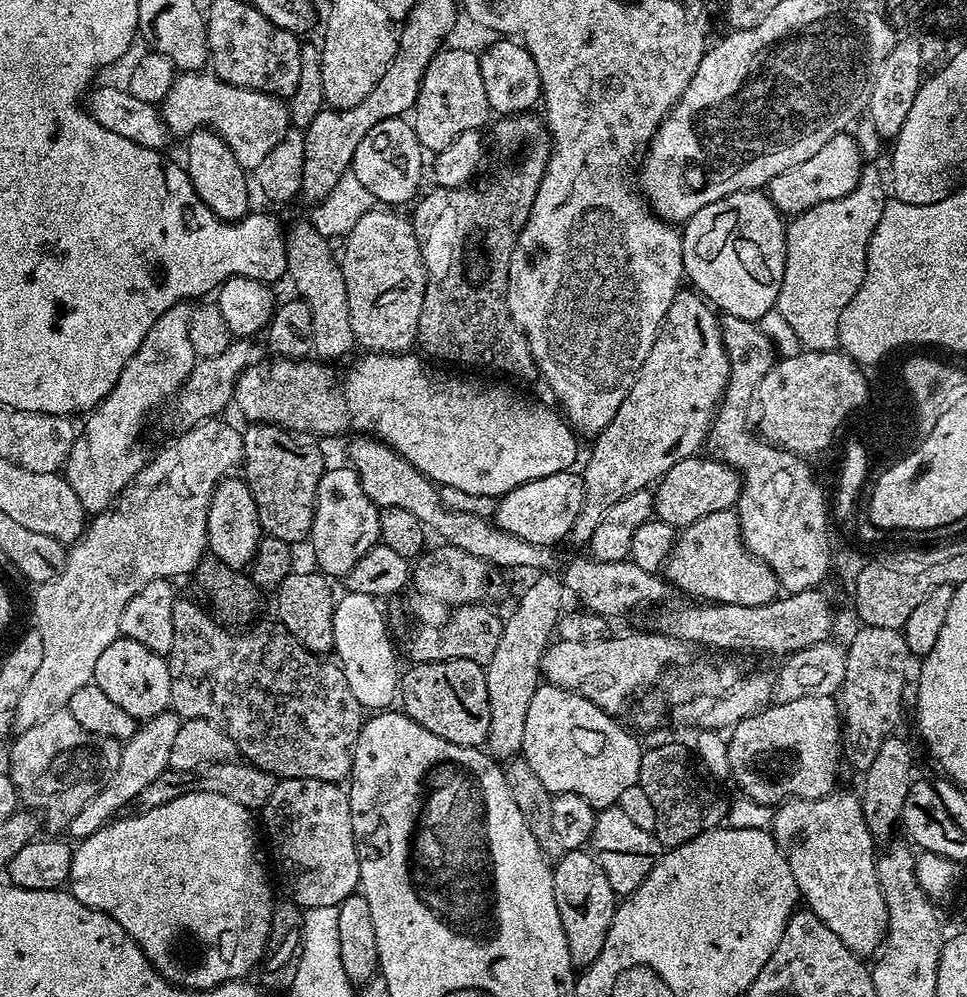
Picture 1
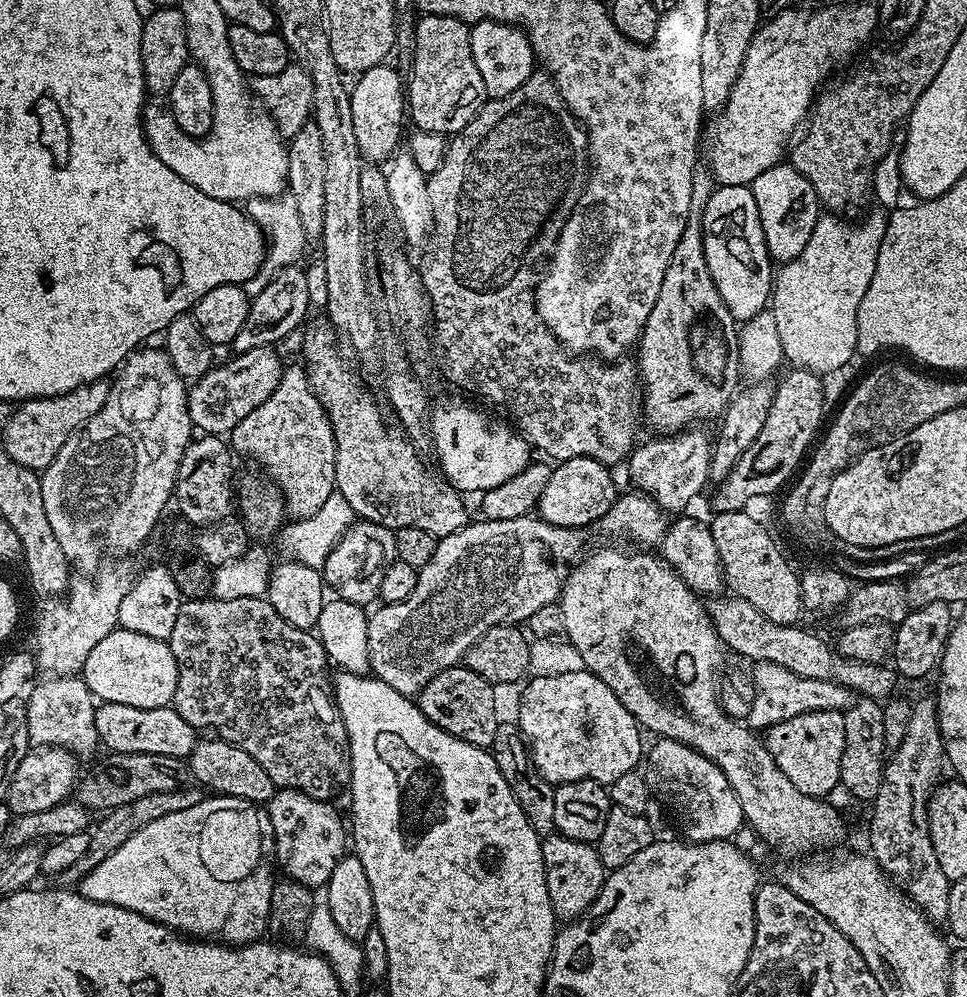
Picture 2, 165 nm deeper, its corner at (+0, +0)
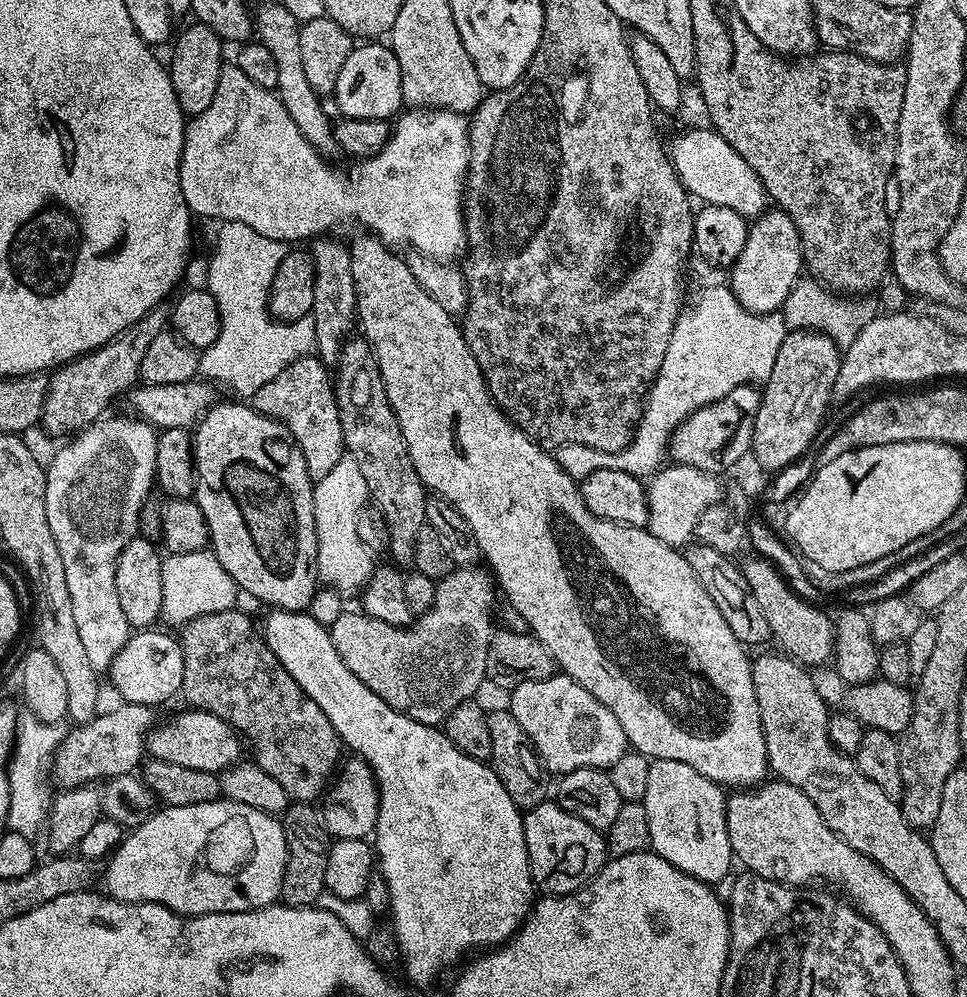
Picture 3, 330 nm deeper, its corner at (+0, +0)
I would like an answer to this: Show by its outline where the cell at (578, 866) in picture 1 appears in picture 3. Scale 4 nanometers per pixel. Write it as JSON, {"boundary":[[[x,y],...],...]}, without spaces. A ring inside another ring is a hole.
{"boundary":[[[545,802],[523,813],[524,837],[533,885],[549,896],[565,896],[584,887],[601,872],[610,857],[605,833],[562,810],[555,802]]]}

